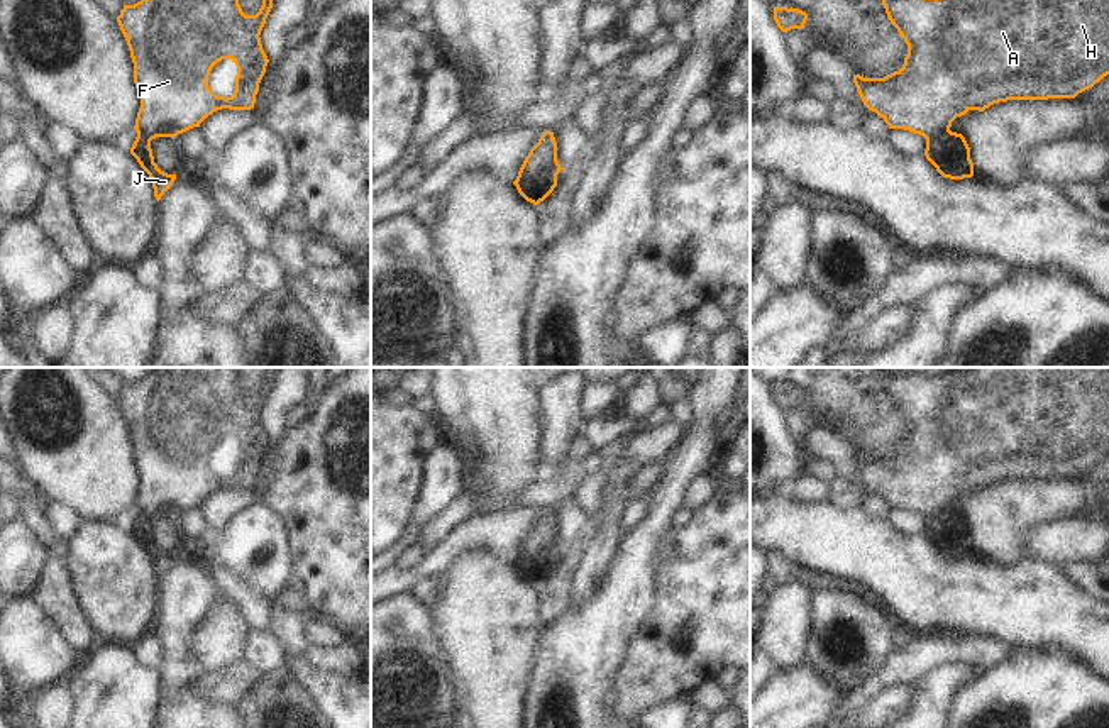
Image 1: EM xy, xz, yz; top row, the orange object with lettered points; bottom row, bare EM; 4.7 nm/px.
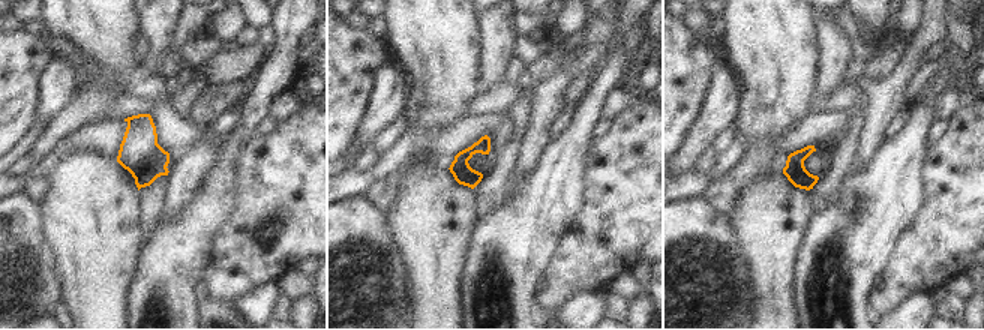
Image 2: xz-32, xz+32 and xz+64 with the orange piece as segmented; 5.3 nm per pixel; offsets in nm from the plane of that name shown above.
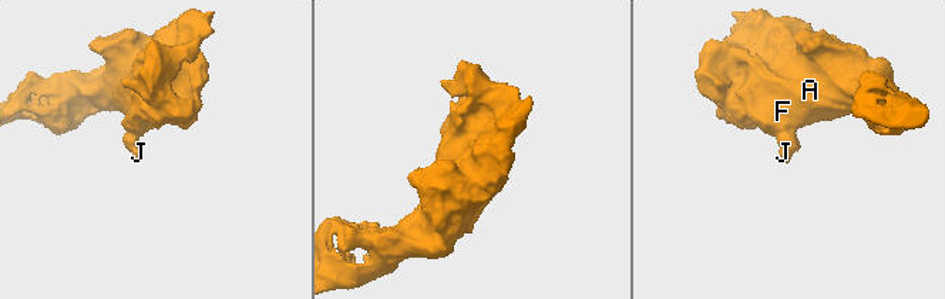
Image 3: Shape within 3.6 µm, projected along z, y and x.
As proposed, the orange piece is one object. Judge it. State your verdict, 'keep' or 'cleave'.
cleave

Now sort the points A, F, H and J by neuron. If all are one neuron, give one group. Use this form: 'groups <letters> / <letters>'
groups A F H / J

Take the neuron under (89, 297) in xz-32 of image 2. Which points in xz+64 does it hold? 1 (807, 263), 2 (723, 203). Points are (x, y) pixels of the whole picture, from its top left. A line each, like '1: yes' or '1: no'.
1: no
2: no

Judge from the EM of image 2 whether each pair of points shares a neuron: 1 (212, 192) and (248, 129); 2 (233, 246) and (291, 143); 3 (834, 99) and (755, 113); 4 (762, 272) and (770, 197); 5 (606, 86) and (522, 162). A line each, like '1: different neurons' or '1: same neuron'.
1: same neuron
2: same neuron
3: different neurons
4: same neuron
5: different neurons

